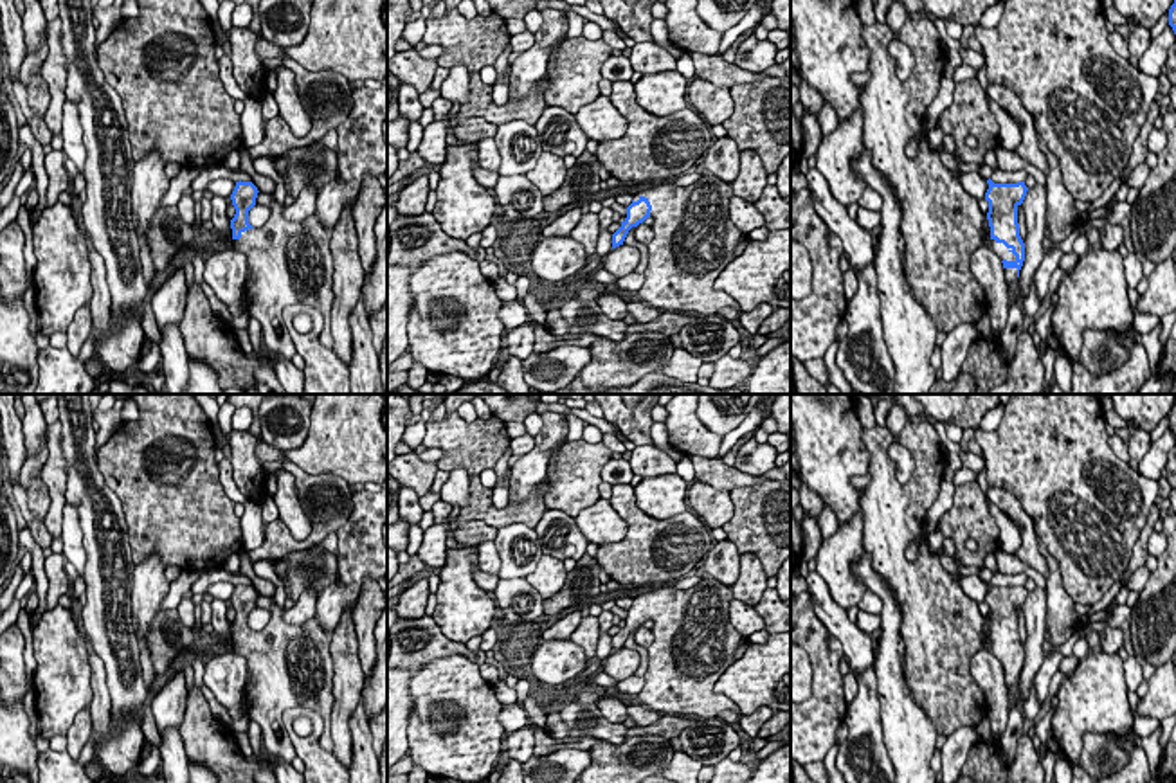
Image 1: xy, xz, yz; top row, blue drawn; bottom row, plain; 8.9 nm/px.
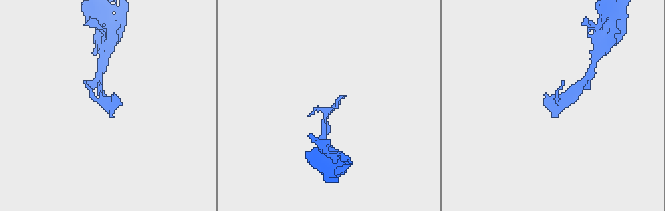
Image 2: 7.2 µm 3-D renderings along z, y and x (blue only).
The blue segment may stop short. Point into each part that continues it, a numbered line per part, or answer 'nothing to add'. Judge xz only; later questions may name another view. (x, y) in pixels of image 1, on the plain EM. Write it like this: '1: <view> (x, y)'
1: xz (694, 643)

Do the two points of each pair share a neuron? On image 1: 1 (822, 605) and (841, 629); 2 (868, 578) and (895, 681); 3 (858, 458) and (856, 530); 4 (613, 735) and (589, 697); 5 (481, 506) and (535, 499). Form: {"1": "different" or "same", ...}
{"1": "same", "2": "same", "3": "different", "4": "different", "5": "same"}

